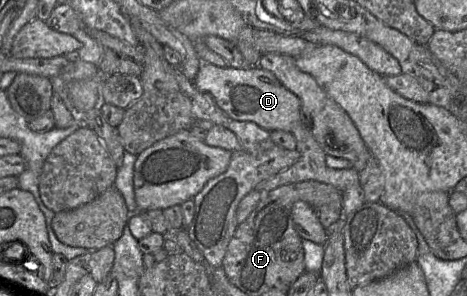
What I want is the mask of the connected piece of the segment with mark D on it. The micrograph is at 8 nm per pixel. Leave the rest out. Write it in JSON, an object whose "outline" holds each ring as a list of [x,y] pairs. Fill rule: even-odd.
{"outline":[[[202,62],[193,83],[201,92],[209,93],[233,120],[253,122],[267,131],[285,132],[291,132],[294,126],[303,122],[299,98],[265,69],[238,69],[231,66],[221,68]]]}

